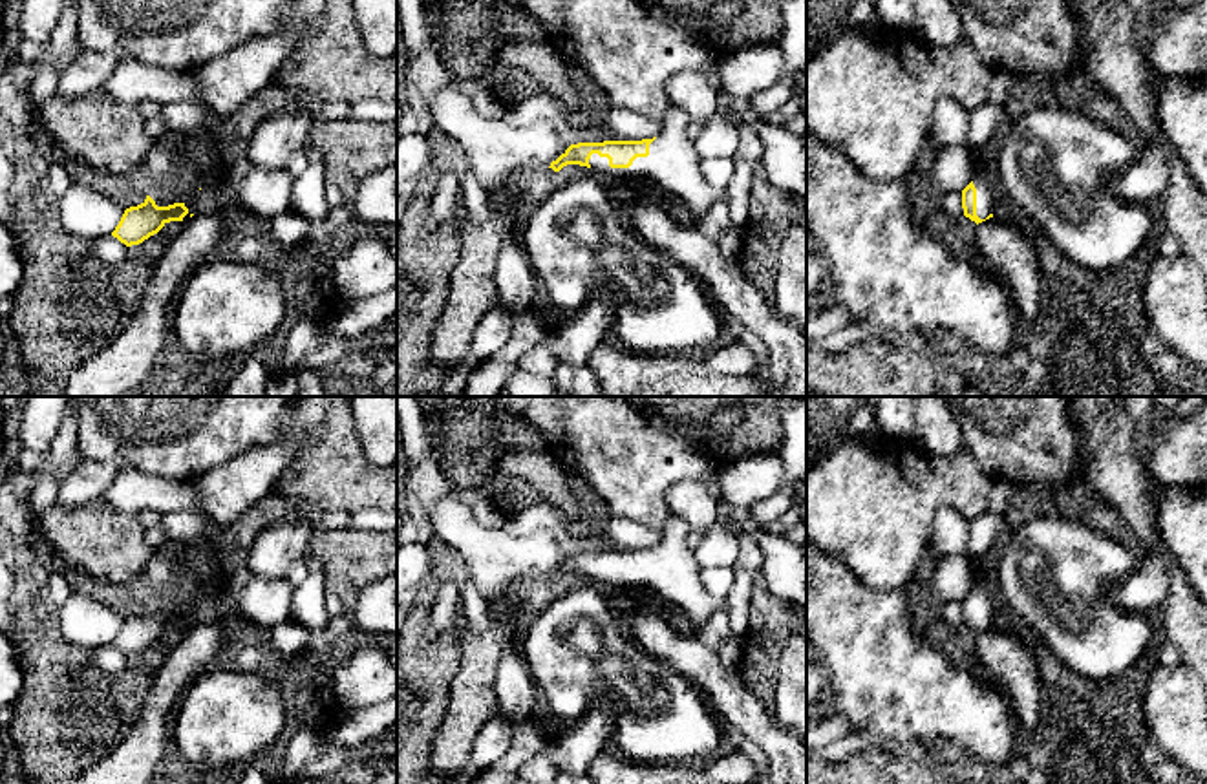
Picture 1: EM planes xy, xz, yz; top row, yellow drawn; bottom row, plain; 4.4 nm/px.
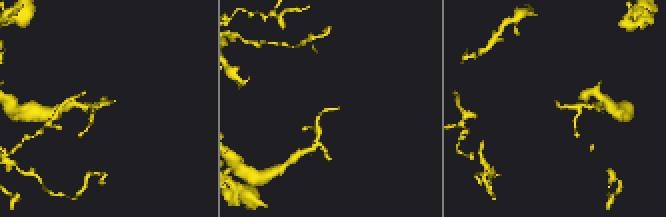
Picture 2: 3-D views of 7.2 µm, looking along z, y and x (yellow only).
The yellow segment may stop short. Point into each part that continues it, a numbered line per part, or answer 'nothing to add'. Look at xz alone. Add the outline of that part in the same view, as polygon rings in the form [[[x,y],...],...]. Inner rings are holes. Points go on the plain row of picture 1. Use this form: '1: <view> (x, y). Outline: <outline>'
1: xz (672, 572). Outline: [[[669,514],[662,539],[649,554],[647,567],[636,567],[629,577],[611,577],[607,567],[593,563],[589,574],[600,583],[625,587],[631,592],[651,588],[673,607],[678,607],[691,625],[704,627],[719,609],[719,599],[699,579],[700,567],[693,563],[689,534],[689,524]]]

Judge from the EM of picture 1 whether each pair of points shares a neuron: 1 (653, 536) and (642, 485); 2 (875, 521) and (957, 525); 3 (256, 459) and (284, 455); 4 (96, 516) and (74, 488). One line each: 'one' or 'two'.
1: two
2: two
3: one
4: two

